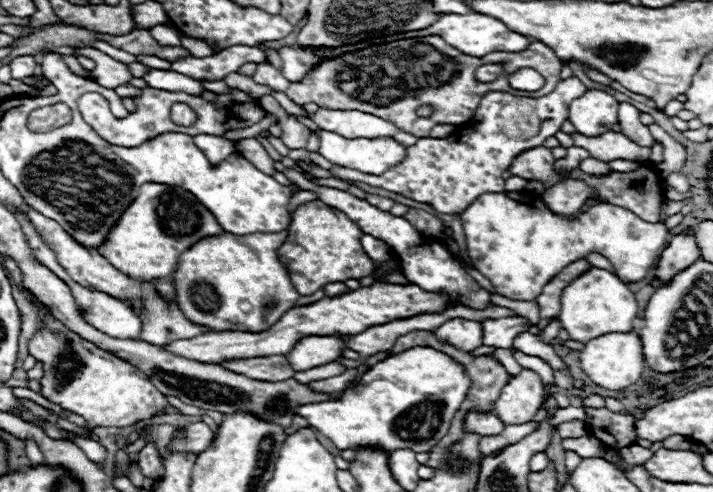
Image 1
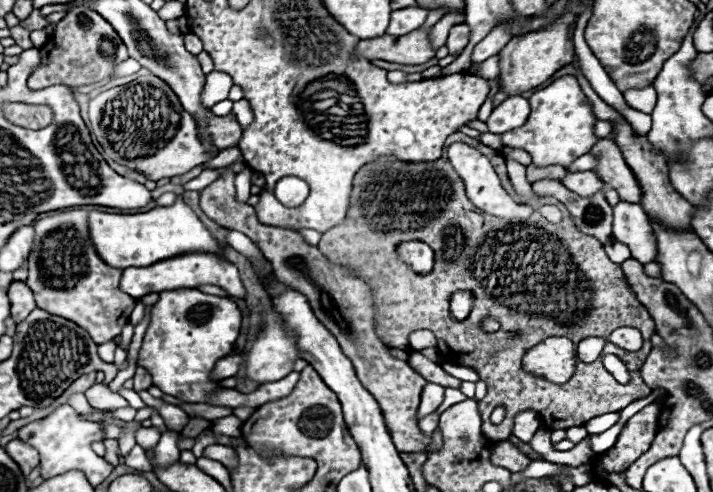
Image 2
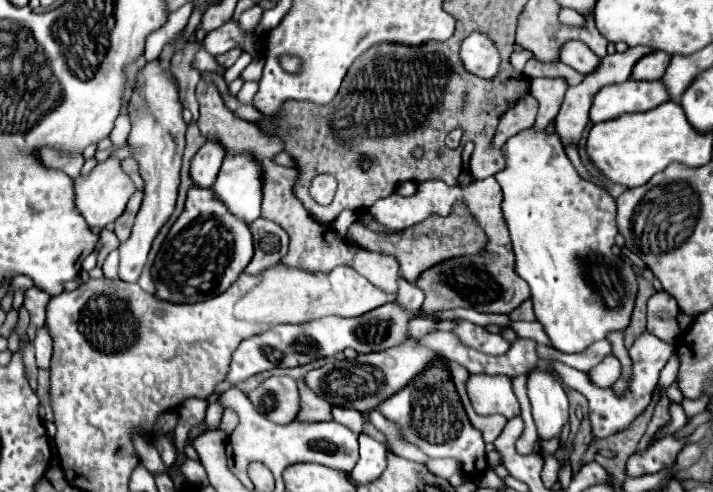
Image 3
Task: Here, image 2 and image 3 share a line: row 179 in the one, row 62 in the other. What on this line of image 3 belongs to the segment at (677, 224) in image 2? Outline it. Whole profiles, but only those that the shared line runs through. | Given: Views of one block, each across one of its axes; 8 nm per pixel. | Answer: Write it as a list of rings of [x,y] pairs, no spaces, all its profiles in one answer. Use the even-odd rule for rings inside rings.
[[[650,52],[646,56],[642,56],[640,62],[636,62],[632,76],[634,80],[644,80],[644,82],[652,82],[652,80],[660,80],[666,72],[666,66],[670,62],[670,54],[666,52]]]

